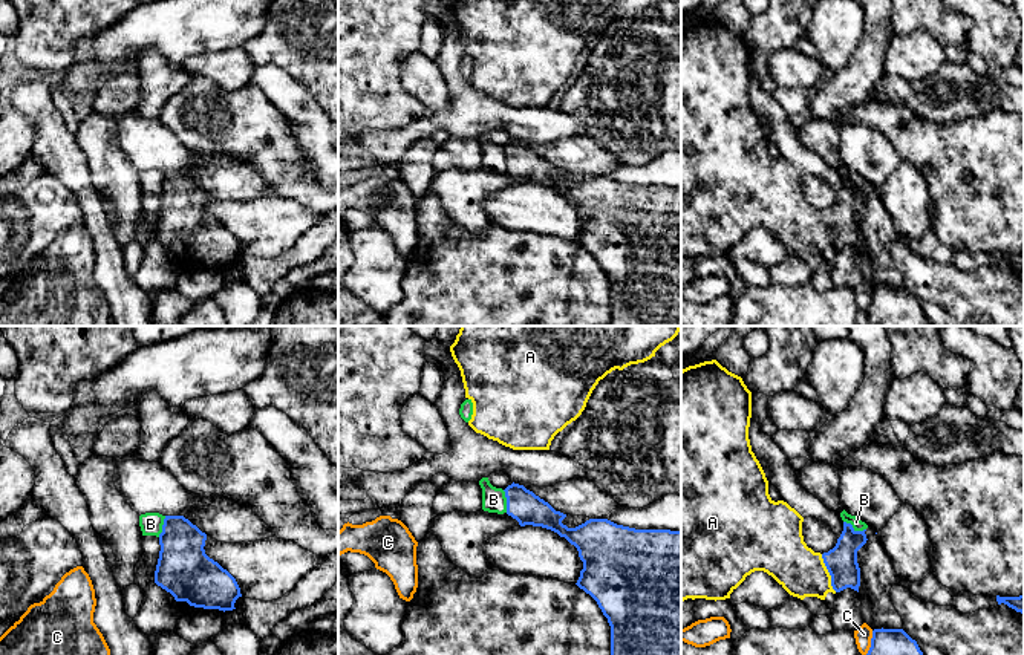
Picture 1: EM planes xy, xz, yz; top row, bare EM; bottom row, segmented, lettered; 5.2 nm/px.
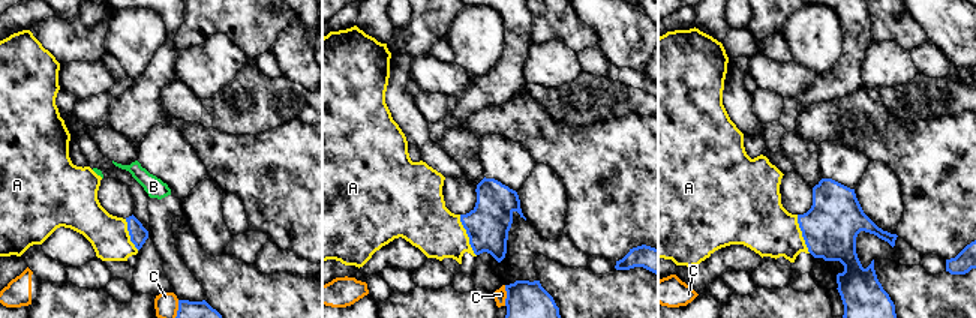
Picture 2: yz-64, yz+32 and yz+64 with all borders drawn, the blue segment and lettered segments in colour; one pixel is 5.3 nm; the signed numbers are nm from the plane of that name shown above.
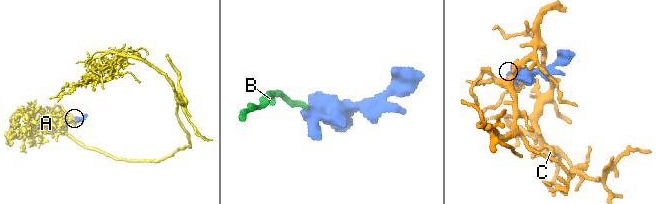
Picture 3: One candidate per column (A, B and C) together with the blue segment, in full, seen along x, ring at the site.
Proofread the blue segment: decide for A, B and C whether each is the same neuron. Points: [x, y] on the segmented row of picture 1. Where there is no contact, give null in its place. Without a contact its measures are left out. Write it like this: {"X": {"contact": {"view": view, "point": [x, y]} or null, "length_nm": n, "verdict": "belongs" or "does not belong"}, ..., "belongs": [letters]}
{"A": {"contact": {"view": "yz", "point": [828, 571]}, "length_nm": 220, "verdict": "belongs"}, "B": {"contact": {"view": "yz", "point": [853, 528]}, "length_nm": 130, "verdict": "does not belong"}, "C": {"contact": {"view": "yz", "point": [871, 643]}, "length_nm": 130, "verdict": "does not belong"}, "belongs": ["A"]}

